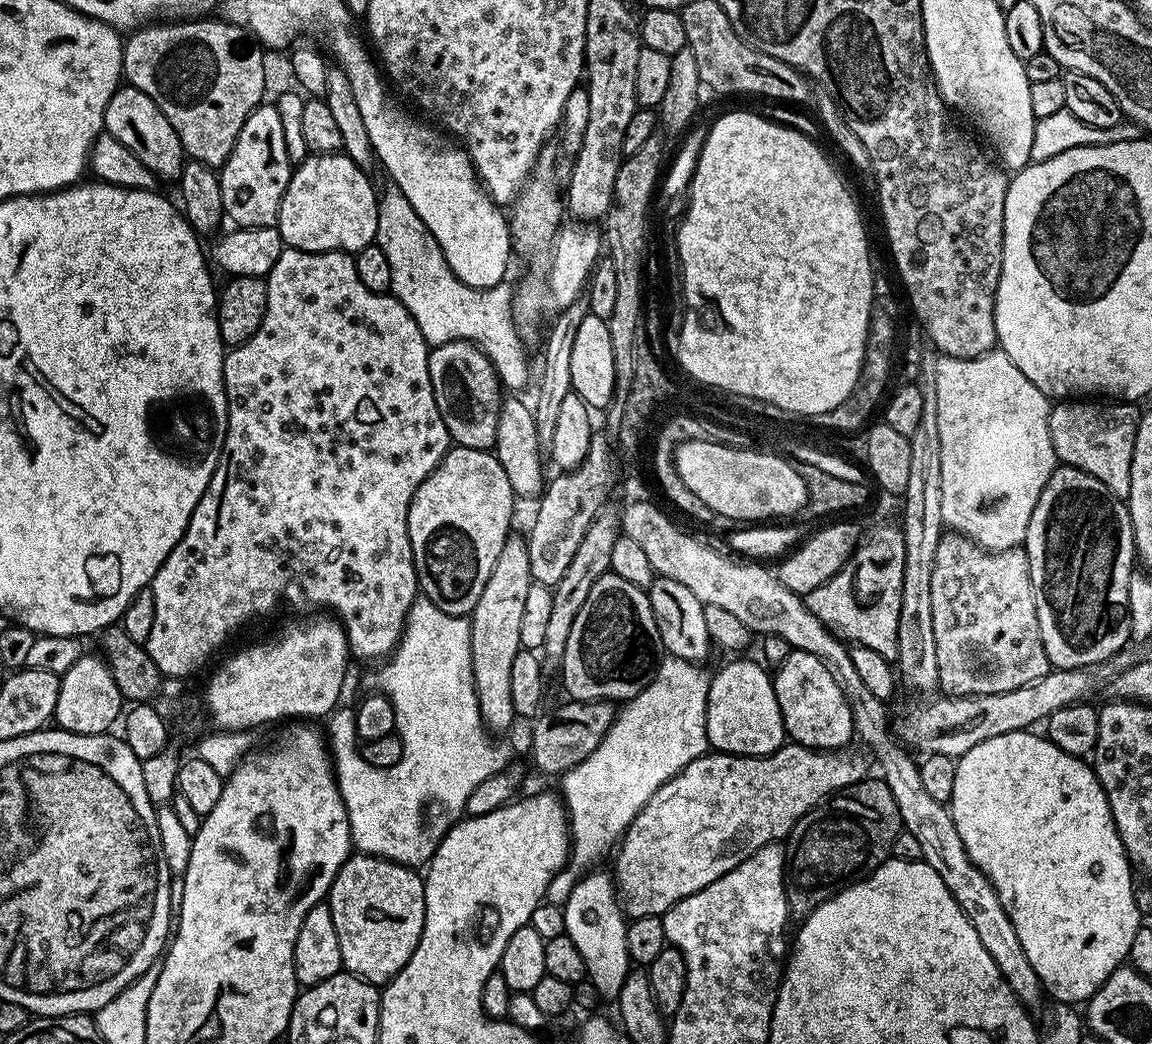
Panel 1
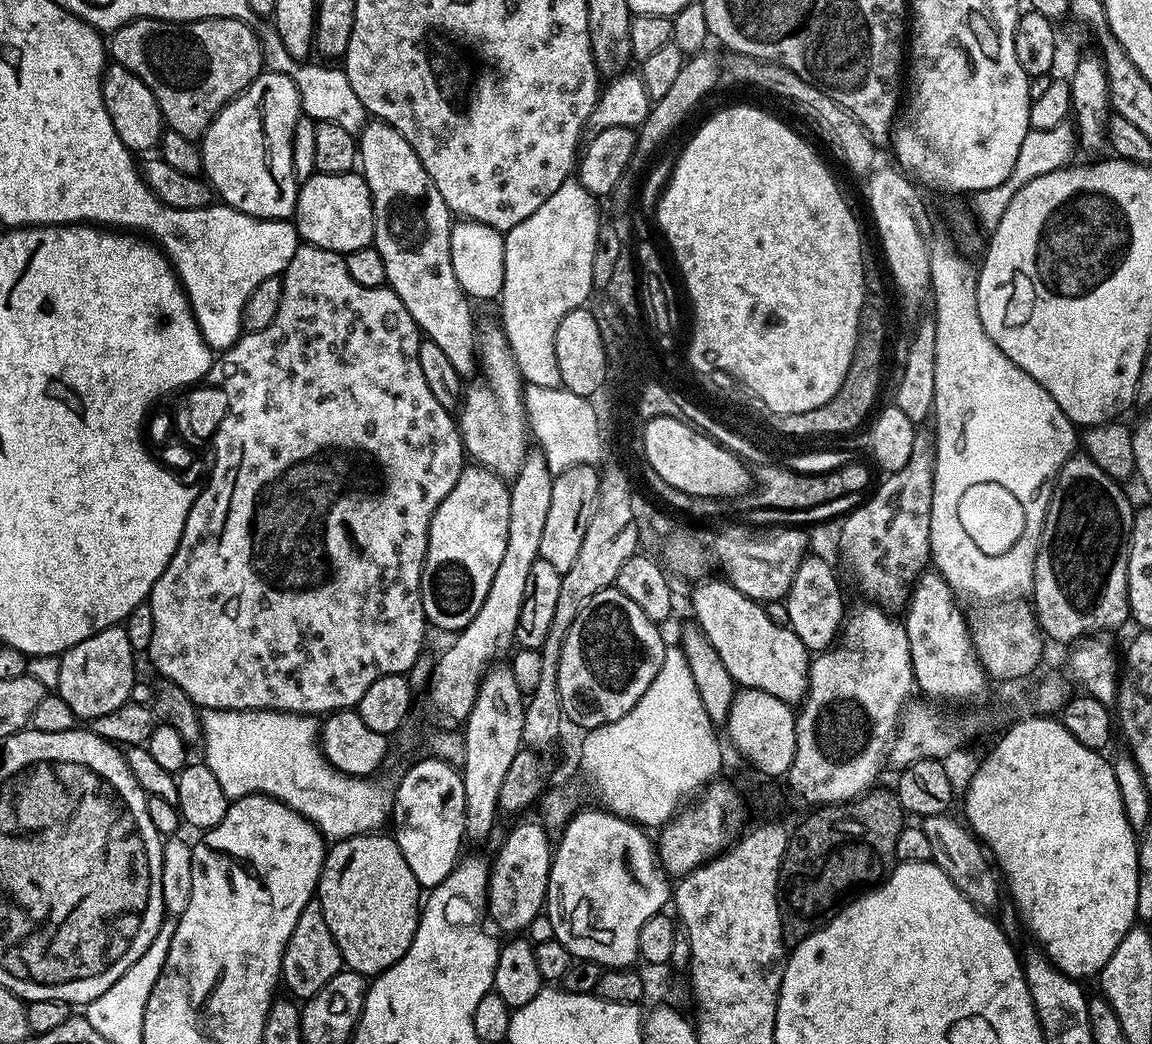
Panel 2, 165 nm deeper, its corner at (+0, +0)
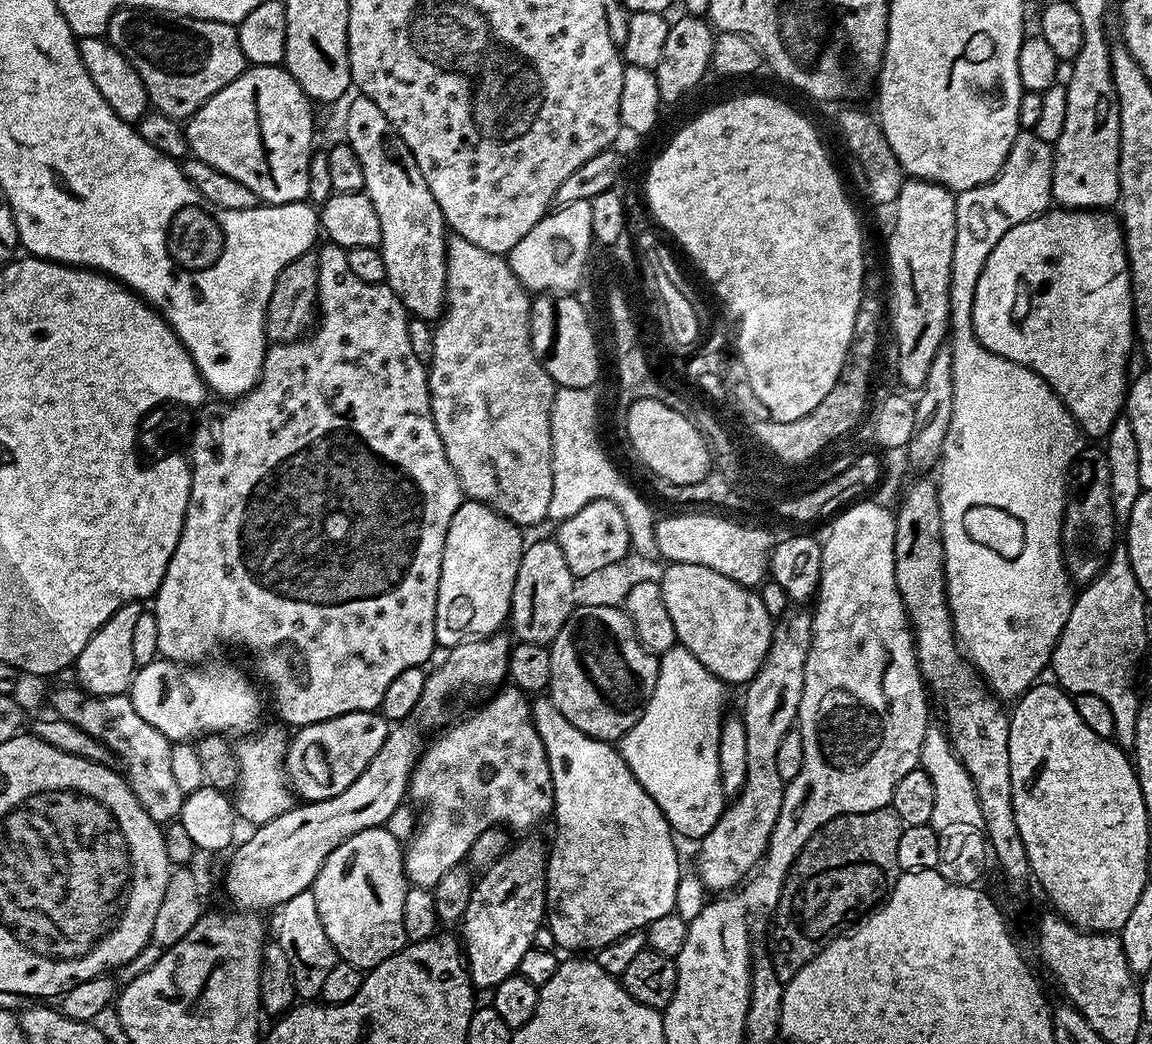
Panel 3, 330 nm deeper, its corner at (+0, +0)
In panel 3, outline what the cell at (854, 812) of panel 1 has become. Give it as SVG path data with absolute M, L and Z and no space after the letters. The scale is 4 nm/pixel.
M892 807L879 808L858 814L835 816L830 822L821 826L808 839L806 846L792 863L788 877L784 879L780 901L776 903L776 929L772 936L776 941L772 944L770 959L774 966L774 974L782 982L787 982L821 952L831 940L847 933L850 926L864 919L877 906L888 899L901 870L898 866L898 838L900 837L901 822Z

